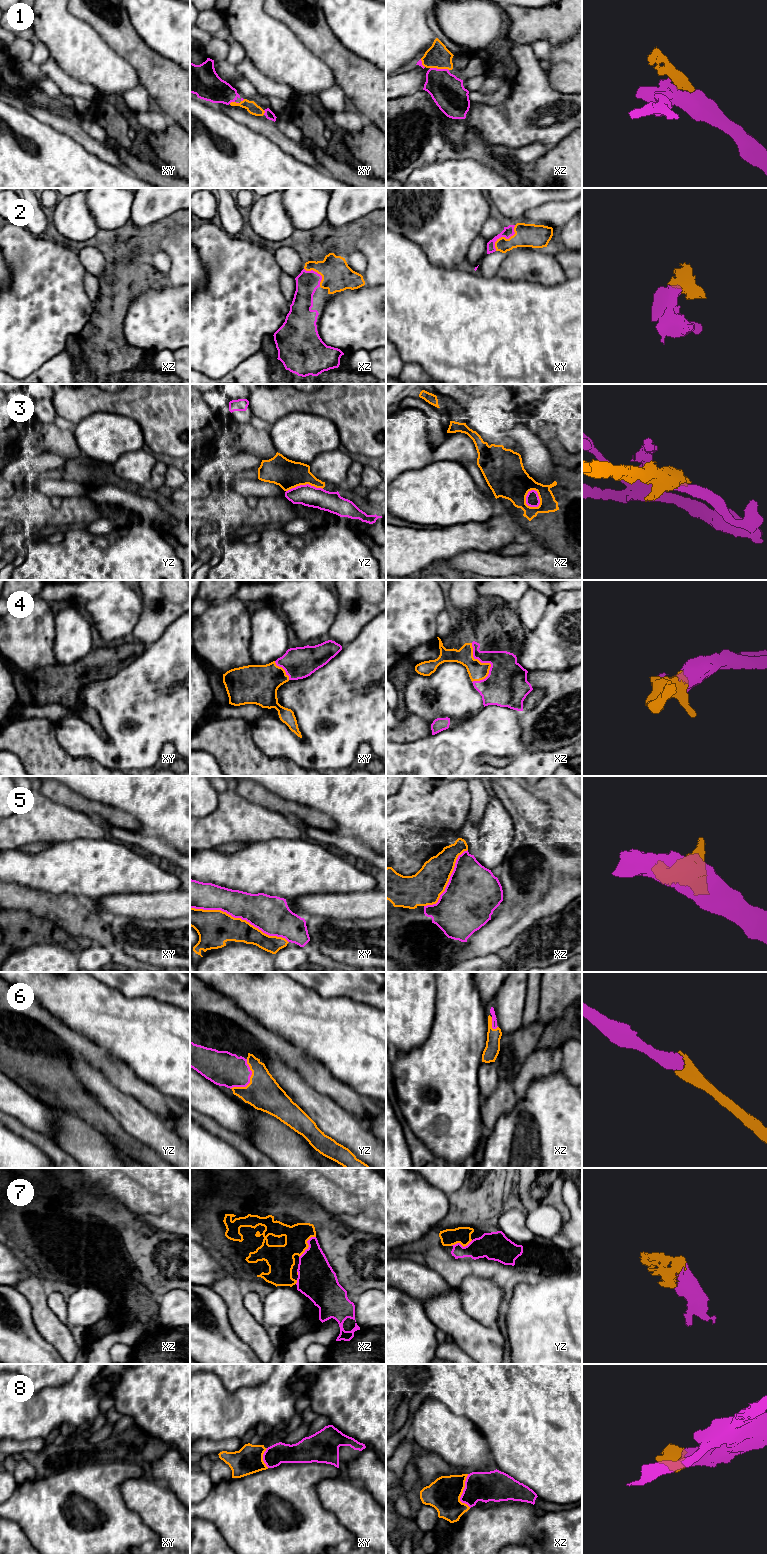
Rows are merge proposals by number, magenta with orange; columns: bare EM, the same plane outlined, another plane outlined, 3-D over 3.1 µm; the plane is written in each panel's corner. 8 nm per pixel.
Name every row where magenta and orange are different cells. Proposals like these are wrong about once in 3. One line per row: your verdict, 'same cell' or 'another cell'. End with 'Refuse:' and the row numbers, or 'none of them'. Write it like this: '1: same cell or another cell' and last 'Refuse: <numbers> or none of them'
1: same cell
2: same cell
3: another cell
4: same cell
5: another cell
6: same cell
7: same cell
8: same cell
Refuse: 3, 5

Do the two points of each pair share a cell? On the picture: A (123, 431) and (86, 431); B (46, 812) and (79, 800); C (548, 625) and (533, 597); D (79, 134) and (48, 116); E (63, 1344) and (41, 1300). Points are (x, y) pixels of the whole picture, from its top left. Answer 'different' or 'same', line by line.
A: same
B: different
C: different
D: same
E: same

